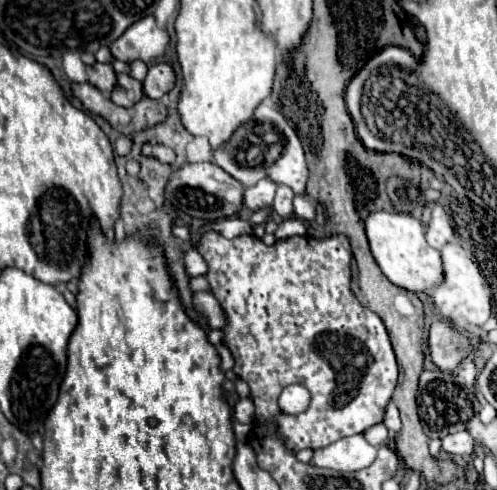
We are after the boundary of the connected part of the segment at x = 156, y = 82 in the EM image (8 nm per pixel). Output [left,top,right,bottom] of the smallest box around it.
[142,62,174,98]

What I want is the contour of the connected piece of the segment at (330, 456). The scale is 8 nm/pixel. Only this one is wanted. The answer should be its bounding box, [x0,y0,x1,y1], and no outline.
[314,434,376,472]

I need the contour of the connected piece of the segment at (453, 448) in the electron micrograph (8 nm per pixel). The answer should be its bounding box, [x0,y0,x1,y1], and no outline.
[442,432,476,456]

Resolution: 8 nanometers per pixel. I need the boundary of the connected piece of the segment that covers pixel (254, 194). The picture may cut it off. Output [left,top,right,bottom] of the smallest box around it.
[244,178,276,212]

